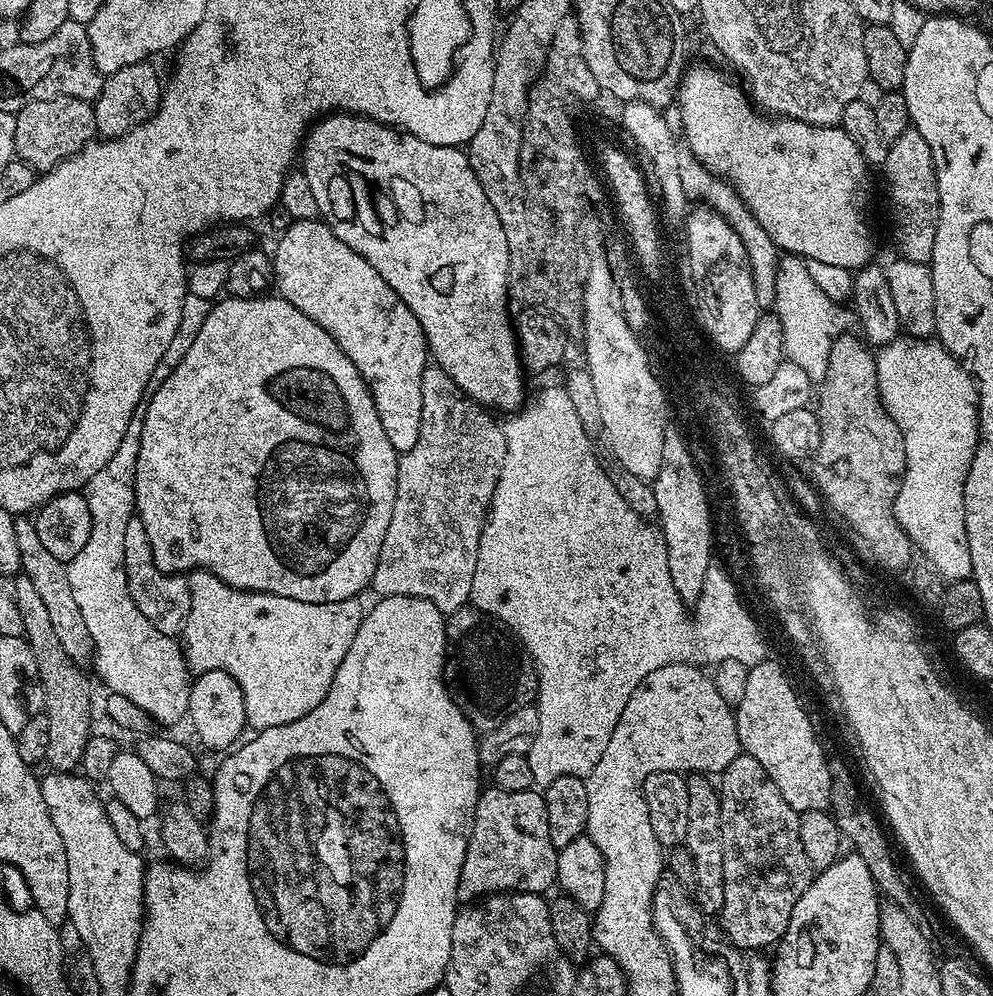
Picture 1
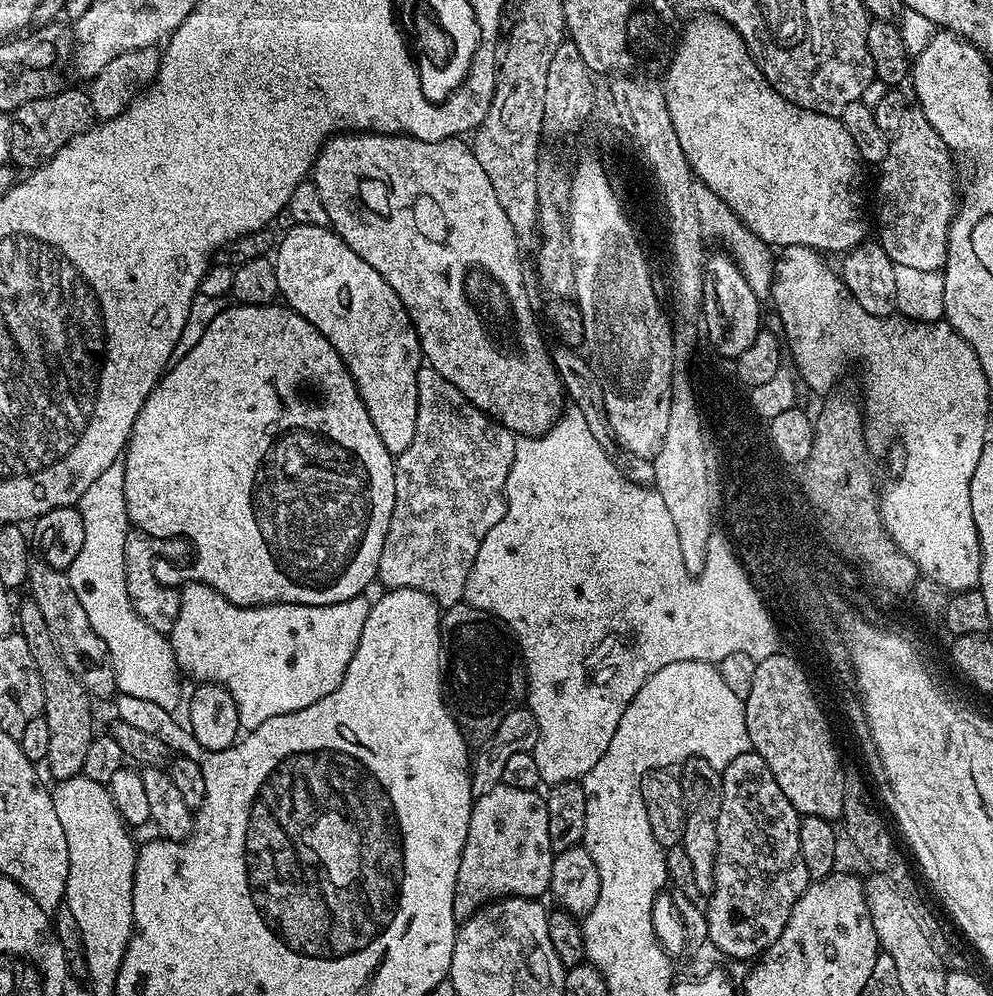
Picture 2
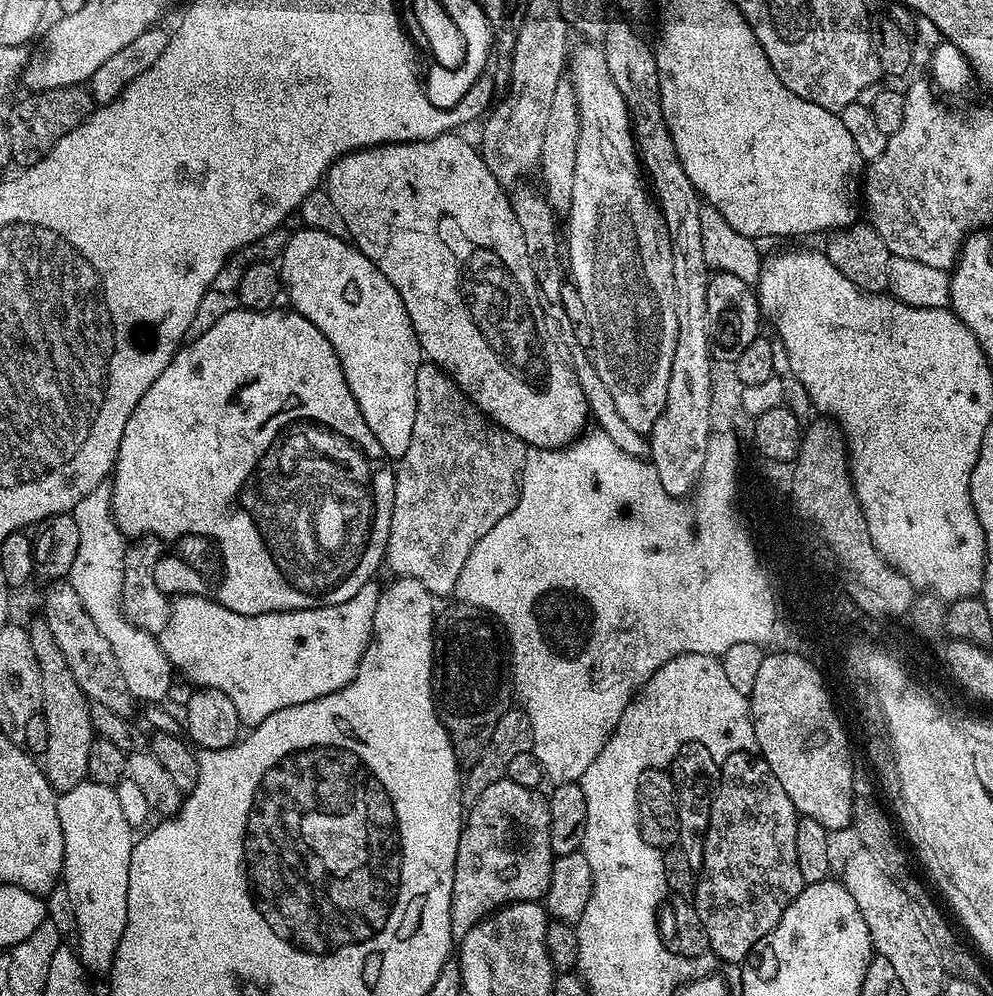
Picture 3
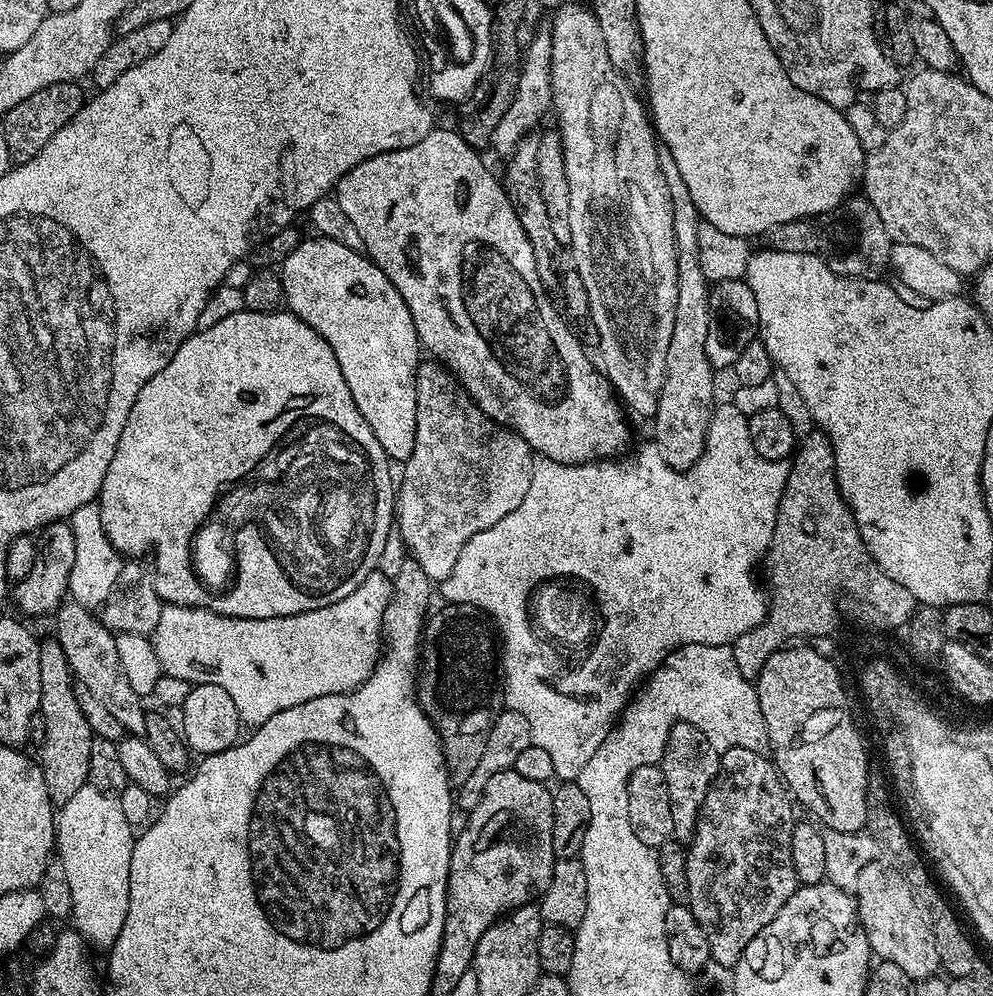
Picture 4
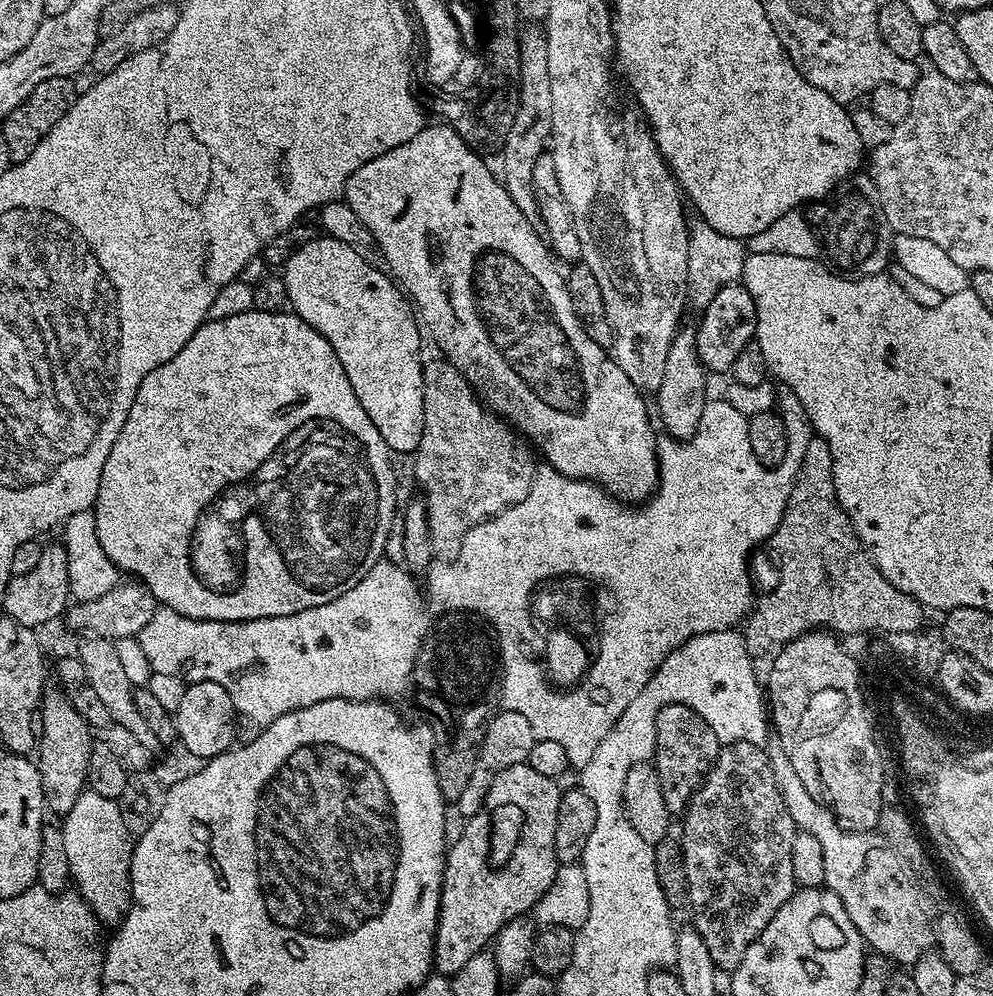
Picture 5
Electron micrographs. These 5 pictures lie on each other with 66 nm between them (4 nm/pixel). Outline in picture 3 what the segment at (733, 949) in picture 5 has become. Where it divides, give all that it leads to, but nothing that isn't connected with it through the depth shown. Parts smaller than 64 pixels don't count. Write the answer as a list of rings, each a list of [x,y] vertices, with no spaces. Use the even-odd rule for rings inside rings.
[[[735,752],[735,753],[734,753],[734,754],[730,754],[730,755],[729,755],[729,756],[727,756],[727,758],[725,758],[725,759],[724,759],[724,761],[722,761],[722,763],[721,763],[721,764],[720,764],[720,783],[719,783],[719,784],[717,784],[717,785],[716,785],[716,797],[714,797],[714,799],[712,799],[712,805],[711,805],[711,806],[710,806],[710,826],[709,826],[709,827],[708,827],[708,830],[707,830],[707,832],[706,832],[706,834],[705,834],[705,835],[704,835],[704,857],[703,857],[703,858],[702,858],[702,862],[701,862],[701,863],[700,863],[700,866],[699,866],[699,869],[698,869],[698,879],[697,879],[697,880],[696,880],[696,881],[695,881],[695,897],[694,897],[694,903],[695,903],[695,906],[696,906],[696,909],[697,909],[697,910],[698,910],[698,918],[702,918],[702,930],[706,930],[706,938],[707,938],[707,939],[708,939],[708,946],[709,946],[709,949],[710,949],[710,952],[711,952],[711,955],[713,955],[713,954],[714,954],[714,955],[716,955],[716,956],[717,956],[717,958],[718,958],[718,959],[720,959],[720,960],[717,960],[717,961],[720,961],[720,962],[732,962],[732,961],[728,961],[728,960],[737,960],[737,962],[743,962],[743,961],[745,961],[745,960],[747,960],[747,959],[748,959],[748,955],[749,955],[749,954],[750,954],[750,953],[752,953],[752,947],[754,947],[754,946],[755,946],[755,945],[756,945],[756,943],[758,943],[758,942],[759,942],[759,941],[760,941],[760,940],[761,940],[761,939],[762,939],[762,938],[766,938],[766,934],[770,934],[770,930],[774,930],[774,926],[775,926],[775,925],[776,925],[776,923],[777,923],[777,922],[779,922],[779,921],[780,921],[780,919],[781,919],[781,918],[782,918],[782,914],[783,914],[783,913],[784,913],[784,911],[785,911],[785,910],[786,910],[786,906],[790,906],[790,902],[794,902],[794,898],[798,898],[798,894],[799,894],[799,893],[800,893],[800,892],[801,892],[801,891],[802,891],[802,890],[803,890],[803,888],[804,888],[804,885],[805,885],[805,882],[804,882],[804,879],[803,879],[803,878],[802,878],[802,870],[798,870],[798,853],[797,853],[797,847],[796,847],[796,839],[795,839],[795,838],[794,838],[794,837],[795,837],[795,836],[796,836],[796,835],[798,835],[798,813],[797,813],[797,810],[796,810],[796,807],[795,807],[795,806],[794,806],[794,802],[790,802],[790,797],[788,797],[788,796],[787,796],[787,794],[786,794],[786,790],[782,790],[782,782],[778,782],[778,778],[774,778],[774,770],[770,770],[770,766],[769,766],[769,765],[768,765],[768,764],[767,764],[767,762],[765,762],[765,761],[764,761],[764,757],[763,757],[763,756],[761,756],[761,755],[759,755],[759,754],[757,754],[757,753],[756,753],[756,752]]]

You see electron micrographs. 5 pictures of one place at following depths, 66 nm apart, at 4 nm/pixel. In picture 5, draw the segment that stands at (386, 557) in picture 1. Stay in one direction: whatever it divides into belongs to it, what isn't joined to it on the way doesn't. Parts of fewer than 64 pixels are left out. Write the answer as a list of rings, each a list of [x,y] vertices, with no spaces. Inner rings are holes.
[[[443,358],[428,361],[421,367],[423,374],[424,425],[422,442],[414,453],[416,480],[424,487],[422,499],[428,512],[428,538],[437,557],[452,558],[460,549],[462,538],[475,524],[505,512],[511,504],[522,502],[538,471],[533,449],[505,421],[488,411],[464,375]]]

